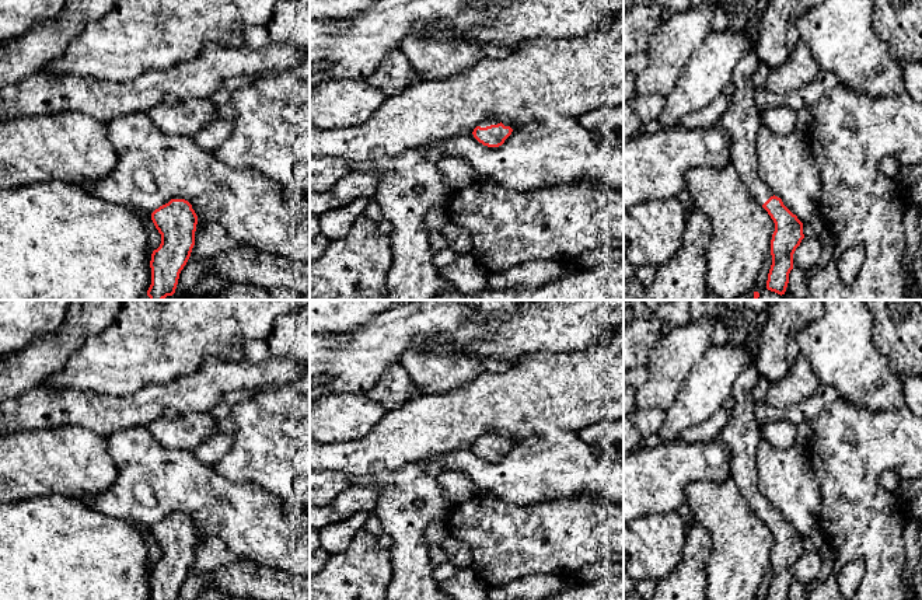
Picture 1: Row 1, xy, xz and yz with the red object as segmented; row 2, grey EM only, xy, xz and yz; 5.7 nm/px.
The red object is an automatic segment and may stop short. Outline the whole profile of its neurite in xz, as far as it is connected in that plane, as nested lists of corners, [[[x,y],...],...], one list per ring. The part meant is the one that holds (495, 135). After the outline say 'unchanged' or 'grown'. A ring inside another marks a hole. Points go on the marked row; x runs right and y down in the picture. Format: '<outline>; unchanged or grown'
[[[489,119],[479,123],[472,135],[474,137],[488,147],[499,147],[511,135],[513,129],[507,122],[500,119]]]; grown

